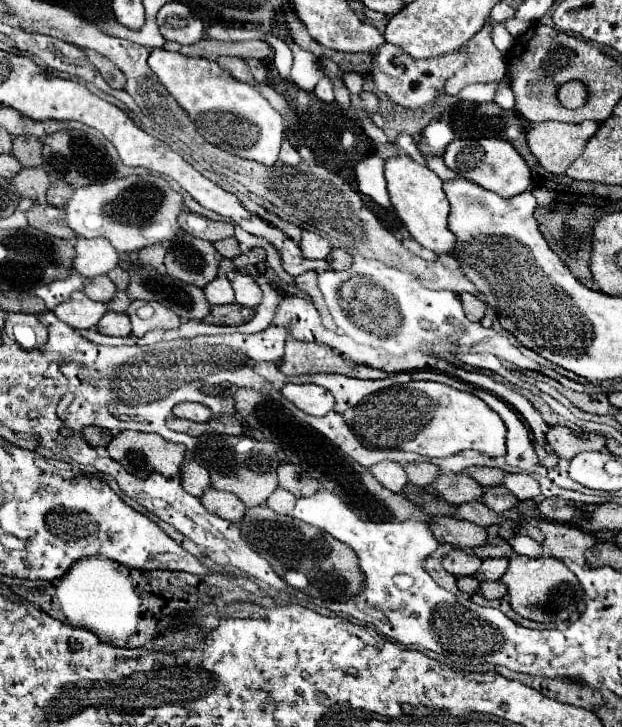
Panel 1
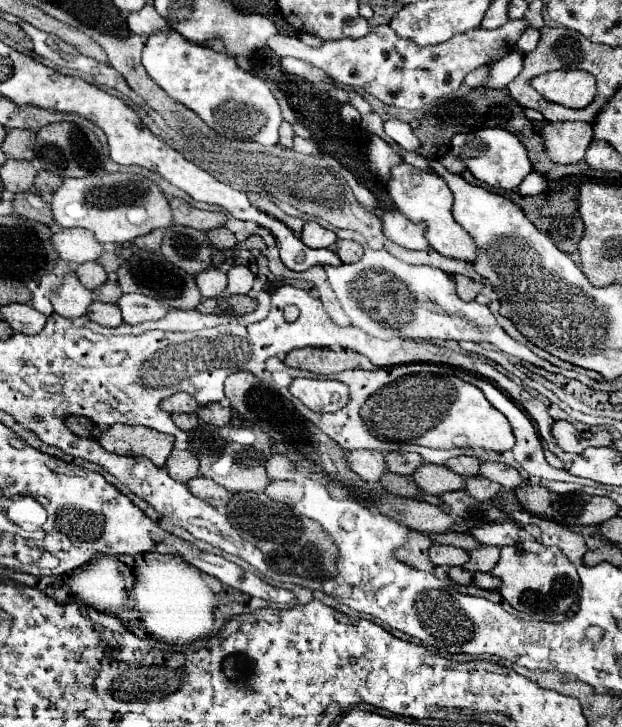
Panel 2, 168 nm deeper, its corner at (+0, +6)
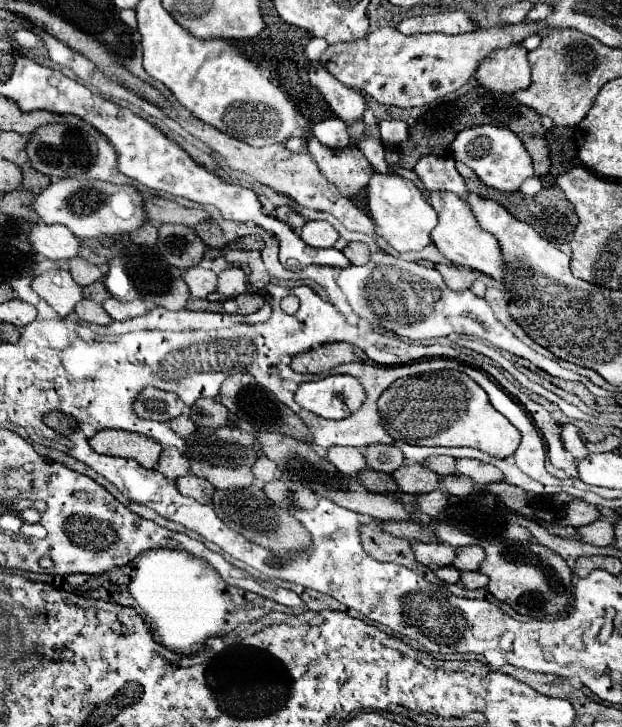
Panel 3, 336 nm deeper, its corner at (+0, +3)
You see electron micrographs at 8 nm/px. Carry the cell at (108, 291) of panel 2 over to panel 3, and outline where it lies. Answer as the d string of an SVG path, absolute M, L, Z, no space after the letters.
M96 281L96 283L88 285L88 287L82 287L82 293L84 293L84 297L88 297L88 299L92 299L96 303L104 303L104 299L108 299L108 293L102 287L102 281Z

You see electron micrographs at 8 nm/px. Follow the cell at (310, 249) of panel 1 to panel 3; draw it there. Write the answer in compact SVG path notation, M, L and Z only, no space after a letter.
M308 221L300 229L300 237L310 247L326 249L326 247L334 247L334 243L338 239L338 231L328 221Z

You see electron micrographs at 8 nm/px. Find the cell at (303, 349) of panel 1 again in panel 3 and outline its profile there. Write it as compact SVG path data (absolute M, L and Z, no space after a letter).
M328 343L324 347L316 347L316 349L310 349L306 353L292 357L290 367L296 373L324 373L336 365L350 363L350 361L364 363L366 359L350 343Z

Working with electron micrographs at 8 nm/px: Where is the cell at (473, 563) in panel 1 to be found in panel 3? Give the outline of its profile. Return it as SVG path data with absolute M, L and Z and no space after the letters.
M414 541L412 543L412 551L416 555L416 561L426 565L426 567L444 567L444 565L452 565L454 559L454 547L444 545L444 543L422 543L422 541Z

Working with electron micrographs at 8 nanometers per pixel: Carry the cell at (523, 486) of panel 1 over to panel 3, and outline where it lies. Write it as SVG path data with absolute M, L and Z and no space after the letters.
M456 459L456 475L470 477L474 483L480 483L480 485L504 481L500 469L496 469L494 465L476 461L476 459Z

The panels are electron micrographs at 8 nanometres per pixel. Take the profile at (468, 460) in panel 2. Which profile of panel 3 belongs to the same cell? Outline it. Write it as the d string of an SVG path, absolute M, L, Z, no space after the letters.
M436 455L436 457L428 457L424 461L424 467L428 467L430 471L434 471L436 475L444 477L444 475L452 475L452 467L454 467L454 457L448 457L448 455Z

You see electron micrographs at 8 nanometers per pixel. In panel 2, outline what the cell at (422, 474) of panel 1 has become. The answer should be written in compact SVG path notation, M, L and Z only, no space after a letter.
M390 452L386 456L388 462L388 470L394 474L402 474L402 476L412 476L414 470L424 462L420 454L414 452Z

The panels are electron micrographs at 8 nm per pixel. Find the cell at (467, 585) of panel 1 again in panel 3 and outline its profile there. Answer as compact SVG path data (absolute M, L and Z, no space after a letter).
M452 565L438 567L434 573L436 573L436 577L438 577L440 581L444 581L444 583L458 583L458 579L460 579L460 571L458 571L456 567L452 567Z

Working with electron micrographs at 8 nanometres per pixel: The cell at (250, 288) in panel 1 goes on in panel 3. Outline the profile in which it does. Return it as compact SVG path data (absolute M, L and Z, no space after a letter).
M228 267L218 275L218 293L226 299L230 297L238 297L240 293L246 291L246 275L242 269L238 267Z

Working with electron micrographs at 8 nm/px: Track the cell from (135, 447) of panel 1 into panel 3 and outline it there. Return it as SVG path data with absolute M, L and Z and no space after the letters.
M102 429L94 437L90 437L88 443L100 455L134 459L146 469L156 467L160 451L162 451L162 447L156 441L144 435L120 431L120 429Z

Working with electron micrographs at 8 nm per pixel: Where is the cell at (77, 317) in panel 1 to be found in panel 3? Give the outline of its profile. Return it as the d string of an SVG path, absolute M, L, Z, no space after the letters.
M50 269L32 279L30 287L60 315L66 317L82 299L82 287L72 279L70 271Z

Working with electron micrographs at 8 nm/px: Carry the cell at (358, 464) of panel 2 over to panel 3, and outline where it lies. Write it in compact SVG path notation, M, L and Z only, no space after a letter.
M328 447L326 459L344 475L356 477L360 469L366 467L364 457L358 447Z

